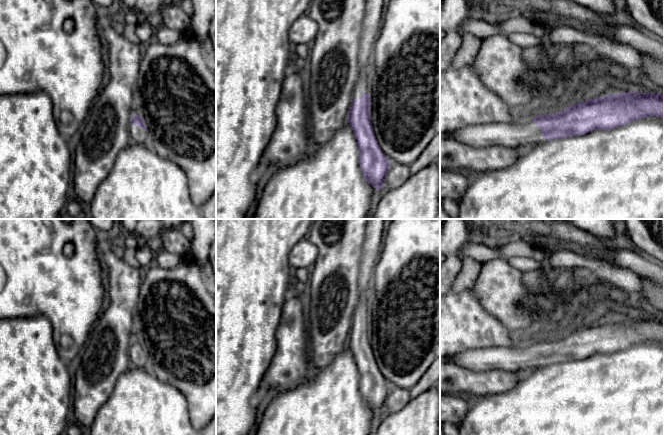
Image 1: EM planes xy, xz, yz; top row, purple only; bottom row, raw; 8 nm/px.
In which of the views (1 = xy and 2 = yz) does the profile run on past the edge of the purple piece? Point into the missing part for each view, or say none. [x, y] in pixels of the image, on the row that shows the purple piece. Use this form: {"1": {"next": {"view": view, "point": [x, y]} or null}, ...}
{"1": {"next": {"view": "xy", "point": [138, 135]}}, "2": {"next": {"view": "yz", "point": [524, 134]}}}

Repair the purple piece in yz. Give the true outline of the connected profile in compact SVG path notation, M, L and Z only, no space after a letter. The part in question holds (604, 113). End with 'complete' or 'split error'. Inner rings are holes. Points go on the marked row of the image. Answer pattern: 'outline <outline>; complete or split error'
outline M620 92L573 103L561 112L539 115L527 121L468 126L449 133L447 136L472 147L498 145L525 149L546 140L585 135L593 130L612 130L615 127L650 116L664 119L663 93Z; split error

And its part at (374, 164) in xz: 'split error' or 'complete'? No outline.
split error

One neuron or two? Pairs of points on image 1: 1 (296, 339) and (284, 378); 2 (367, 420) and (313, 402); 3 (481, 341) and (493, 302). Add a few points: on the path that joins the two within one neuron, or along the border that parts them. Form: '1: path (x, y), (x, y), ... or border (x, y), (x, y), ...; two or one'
1: path (292, 349), (289, 368); one
2: path (354, 420), (331, 420), (326, 415); one
3: border (475, 294), (479, 303), (507, 328); two

